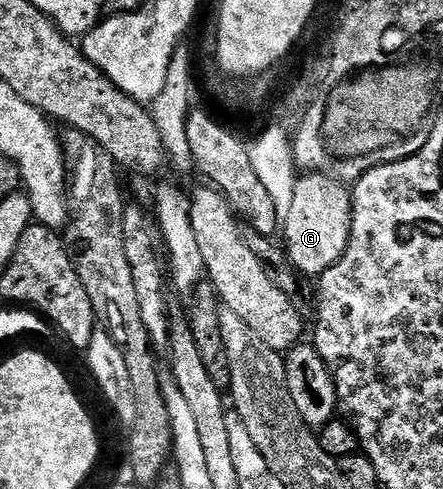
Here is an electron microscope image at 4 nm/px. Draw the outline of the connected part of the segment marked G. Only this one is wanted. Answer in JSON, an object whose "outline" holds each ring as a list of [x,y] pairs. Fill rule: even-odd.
{"outline":[[[315,170],[299,175],[295,182],[292,210],[284,231],[286,252],[290,260],[302,272],[313,278],[321,277],[346,252],[350,241],[352,222],[352,192],[335,177]]]}

